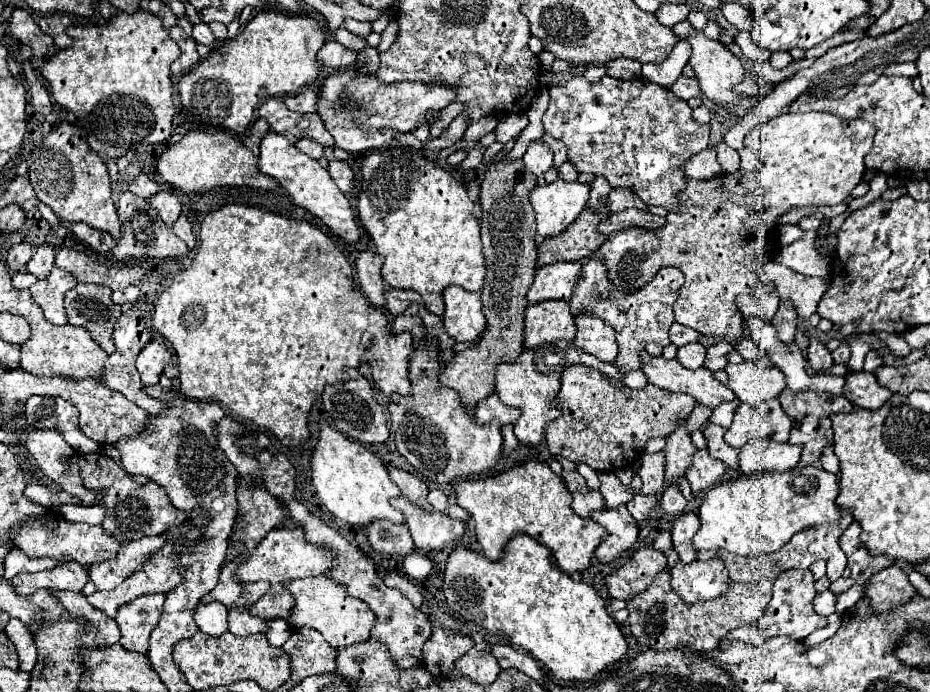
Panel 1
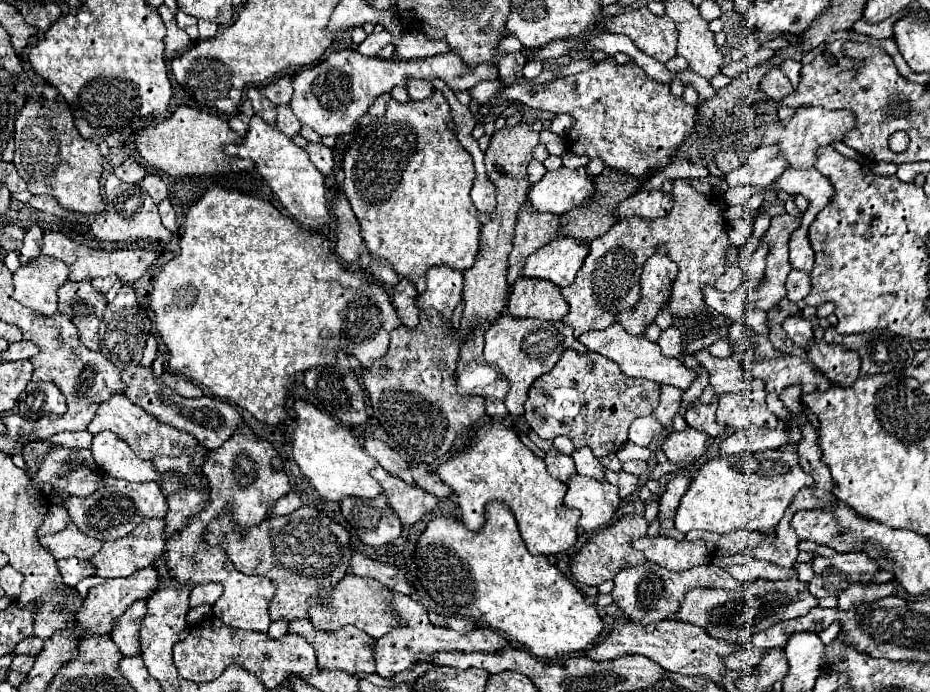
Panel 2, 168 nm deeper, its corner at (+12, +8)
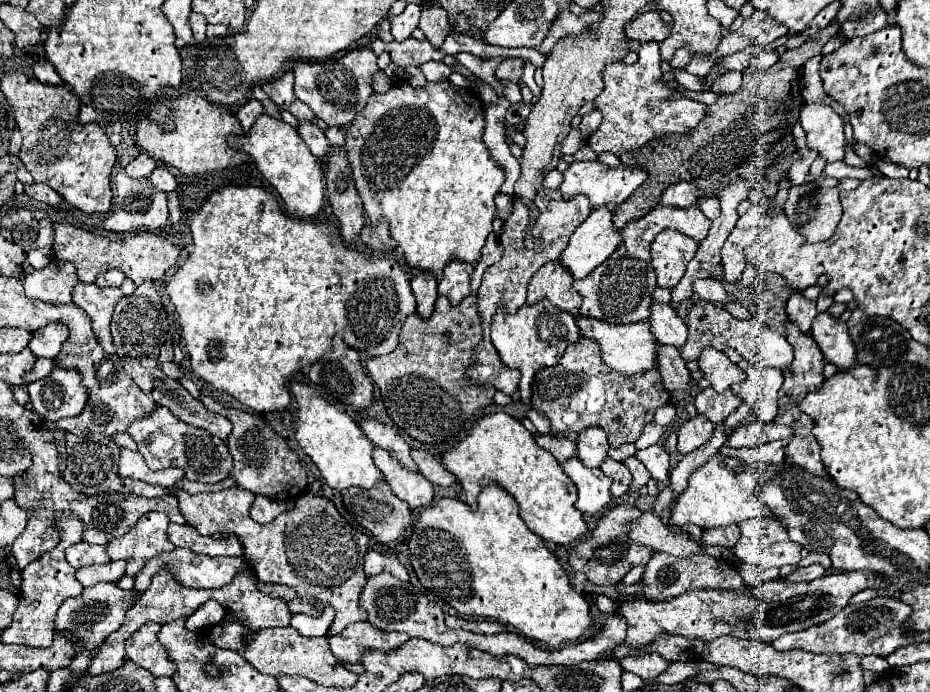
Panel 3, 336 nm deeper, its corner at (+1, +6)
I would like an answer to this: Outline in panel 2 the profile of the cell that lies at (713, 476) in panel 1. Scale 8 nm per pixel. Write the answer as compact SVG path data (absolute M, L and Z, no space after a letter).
M688 426L682 432L672 432L664 438L662 442L662 450L668 456L670 462L690 462L696 460L700 456L706 454L706 444L708 442L708 434L702 430L696 430L692 426Z

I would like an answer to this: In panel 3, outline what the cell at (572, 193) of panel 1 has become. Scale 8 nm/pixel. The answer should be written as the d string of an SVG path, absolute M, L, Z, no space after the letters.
M573 162L565 172L563 172L563 184L559 186L559 192L563 196L563 200L569 200L573 196L585 194L591 202L591 208L615 208L619 204L623 204L633 190L643 184L647 178L647 172L639 170L639 168L625 168L625 166L617 166L617 168L607 168L601 162Z

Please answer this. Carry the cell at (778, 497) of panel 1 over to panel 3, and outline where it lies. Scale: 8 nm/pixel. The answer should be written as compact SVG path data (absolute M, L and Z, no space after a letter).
M767 442L757 448L731 448L723 446L713 460L703 464L693 476L689 478L687 490L675 500L671 524L687 526L695 524L699 528L725 528L731 524L739 524L749 518L771 516L769 508L757 500L755 488L759 484L769 482L777 472L785 468L785 448L781 442Z

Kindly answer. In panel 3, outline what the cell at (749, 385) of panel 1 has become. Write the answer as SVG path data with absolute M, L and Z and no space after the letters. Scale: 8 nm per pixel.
M705 348L701 352L699 370L711 382L715 392L725 392L731 384L741 384L745 380L745 372L737 364L733 364L723 352L713 348Z

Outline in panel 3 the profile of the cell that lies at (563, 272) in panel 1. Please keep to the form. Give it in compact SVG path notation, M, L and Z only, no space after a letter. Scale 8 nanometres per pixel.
M597 208L571 234L571 240L561 252L559 262L575 280L589 276L621 244L621 232L615 232L611 216L613 210Z

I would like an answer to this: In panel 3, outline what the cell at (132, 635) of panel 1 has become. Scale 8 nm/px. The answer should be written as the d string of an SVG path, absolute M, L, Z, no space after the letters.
M143 624L125 644L125 656L137 666L149 670L153 676L173 676L175 666L167 658L165 648L157 642L159 624Z

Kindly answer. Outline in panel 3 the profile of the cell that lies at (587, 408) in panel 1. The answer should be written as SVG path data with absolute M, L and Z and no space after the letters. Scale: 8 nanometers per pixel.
M579 338L575 344L569 344L557 366L537 372L531 388L531 406L549 418L551 434L579 434L589 426L597 426L605 430L611 448L635 442L645 424L653 420L655 410L669 404L669 392L663 388L657 370L621 376L603 362L599 346L589 338Z

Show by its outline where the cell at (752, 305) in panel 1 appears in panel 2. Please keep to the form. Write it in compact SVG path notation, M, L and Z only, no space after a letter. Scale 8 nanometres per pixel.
M730 246L730 250L726 250L726 272L714 284L722 292L734 292L742 282L742 270L736 264L736 256L738 256L736 252L738 250L734 246Z

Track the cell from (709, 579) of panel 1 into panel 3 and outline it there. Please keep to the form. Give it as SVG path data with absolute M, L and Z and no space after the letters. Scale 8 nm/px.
M643 512L641 520L633 522L629 532L631 540L649 546L653 552L665 552L679 558L697 556L703 552L703 546L693 542L687 534L673 534L653 512Z

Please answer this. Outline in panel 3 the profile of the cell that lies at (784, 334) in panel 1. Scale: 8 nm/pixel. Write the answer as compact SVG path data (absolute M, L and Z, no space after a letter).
M821 174L819 178L807 176L805 184L789 188L789 196L787 196L787 202L785 202L783 210L785 210L787 218L789 218L789 222L797 228L797 232L803 234L805 244L821 242L821 240L827 240L827 238L833 236L833 232L837 228L837 222L841 218L841 214L837 210L839 190L835 186L837 186L837 180Z

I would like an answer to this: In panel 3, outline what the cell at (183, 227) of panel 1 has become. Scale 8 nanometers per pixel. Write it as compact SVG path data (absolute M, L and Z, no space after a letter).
M175 192L167 194L167 202L169 202L169 214L171 214L171 222L179 224L181 220L181 206L179 206L179 198Z

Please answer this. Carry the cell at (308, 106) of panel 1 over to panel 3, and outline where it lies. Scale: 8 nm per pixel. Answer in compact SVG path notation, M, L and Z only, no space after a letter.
M285 72L281 78L263 84L263 92L283 110L289 108L289 104L295 100L293 94L293 72Z

